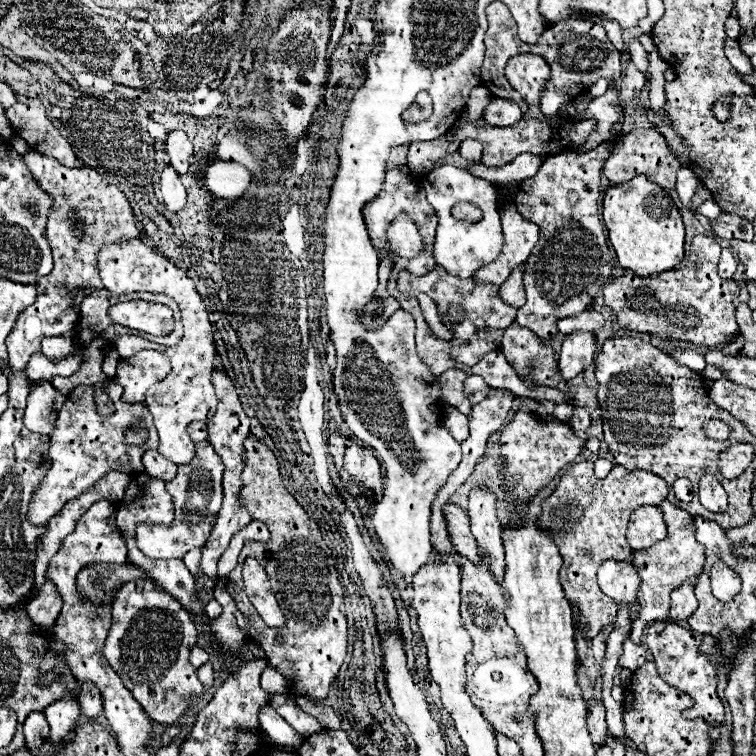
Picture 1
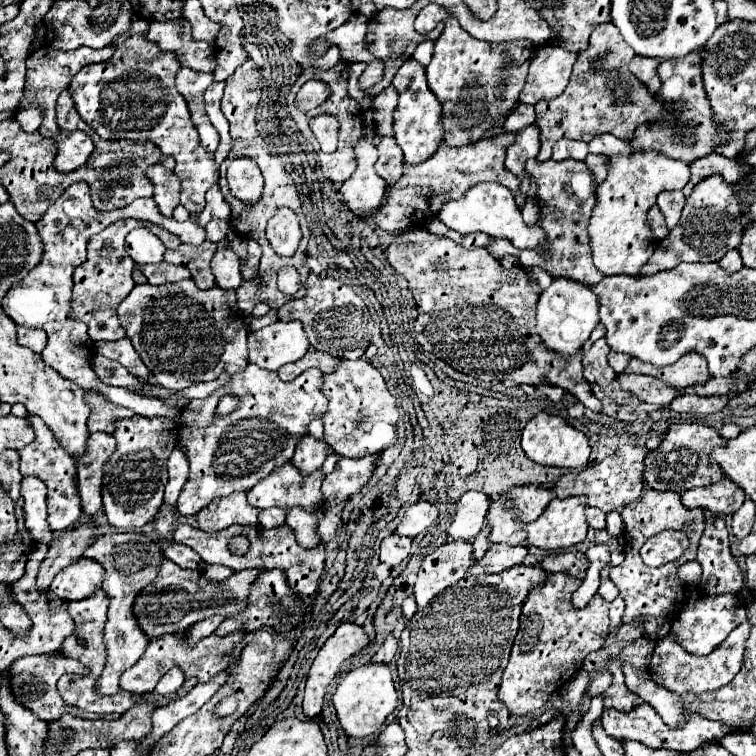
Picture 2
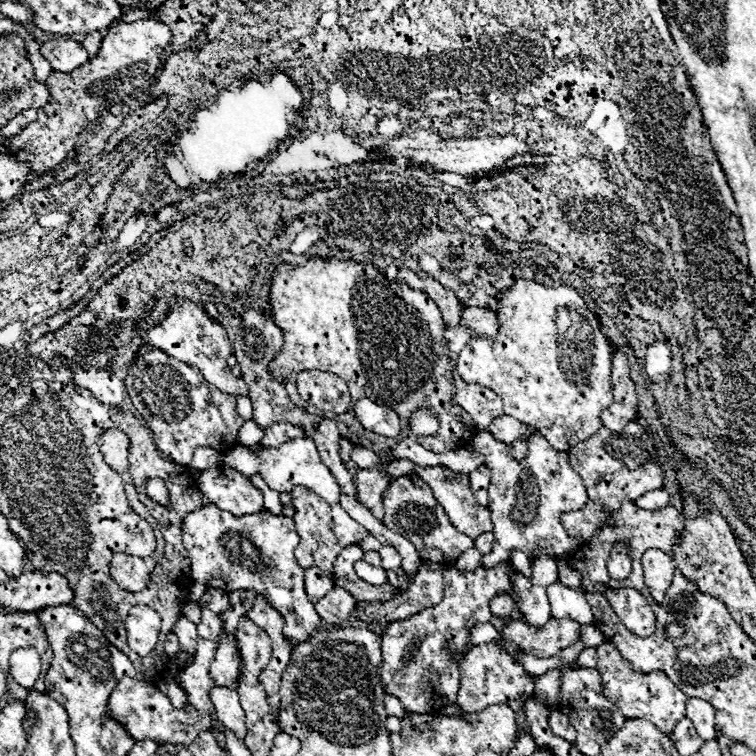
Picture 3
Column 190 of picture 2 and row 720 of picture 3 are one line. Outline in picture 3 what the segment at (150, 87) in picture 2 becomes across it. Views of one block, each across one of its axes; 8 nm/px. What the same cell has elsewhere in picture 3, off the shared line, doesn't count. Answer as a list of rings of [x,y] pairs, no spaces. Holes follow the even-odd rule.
[[[128,676],[122,678],[112,690],[108,698],[108,708],[122,724],[126,724],[126,730],[134,740],[154,740],[158,744],[188,746],[194,738],[198,738],[202,730],[210,730],[212,724],[212,716],[208,712],[200,712],[192,704],[186,704],[184,708],[174,708],[170,698],[159,689],[150,688],[150,685]]]

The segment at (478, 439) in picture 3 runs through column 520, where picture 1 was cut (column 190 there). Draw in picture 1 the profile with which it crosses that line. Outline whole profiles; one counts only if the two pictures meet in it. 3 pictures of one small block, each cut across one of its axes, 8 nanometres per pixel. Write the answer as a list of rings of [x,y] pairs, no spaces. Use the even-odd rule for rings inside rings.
[[[208,440],[196,442],[196,454],[188,464],[178,466],[178,474],[166,484],[166,490],[174,496],[174,522],[168,526],[142,522],[136,526],[138,548],[154,560],[184,558],[188,550],[202,548],[210,536],[210,528],[216,522],[216,514],[222,506],[222,472],[224,464],[212,450]]]

